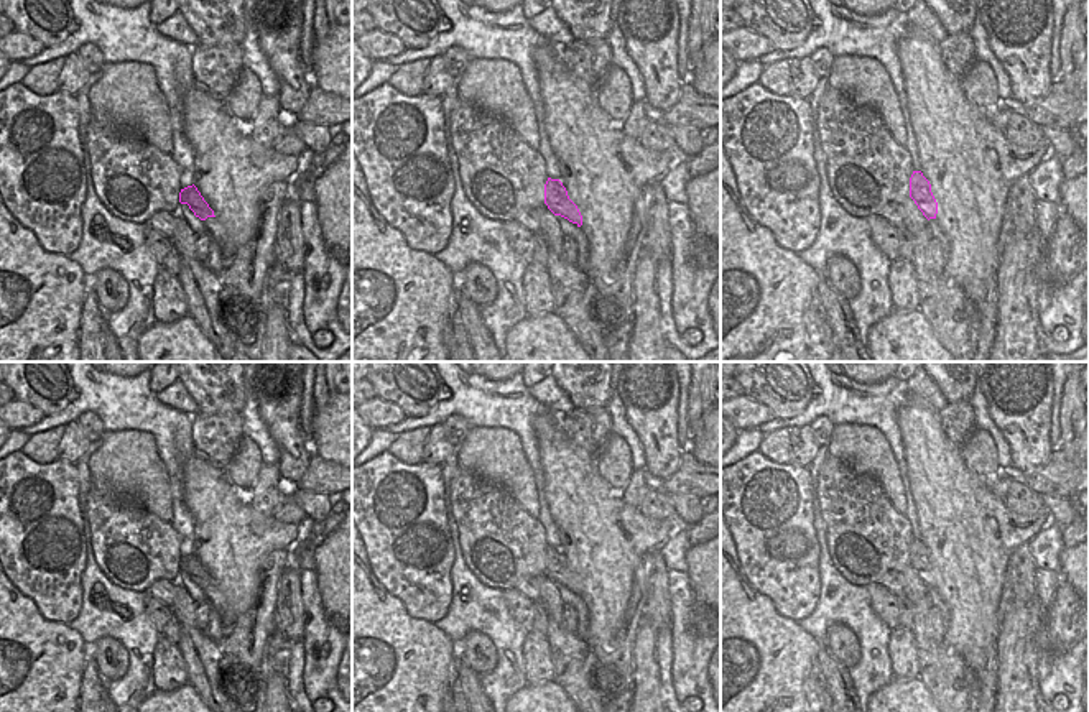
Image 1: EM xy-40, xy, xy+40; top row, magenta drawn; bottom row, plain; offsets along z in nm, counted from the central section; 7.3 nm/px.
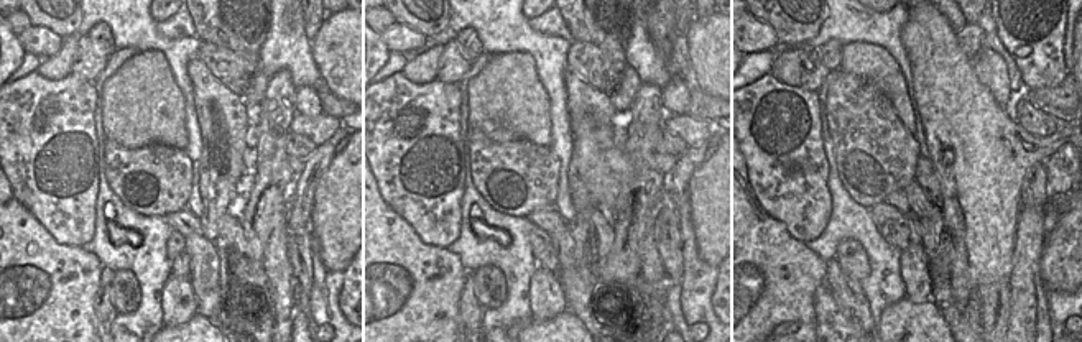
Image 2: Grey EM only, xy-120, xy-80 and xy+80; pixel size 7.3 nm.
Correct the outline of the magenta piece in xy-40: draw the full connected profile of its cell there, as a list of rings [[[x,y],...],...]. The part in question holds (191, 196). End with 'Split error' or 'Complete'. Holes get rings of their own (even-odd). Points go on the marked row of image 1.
[[[194,171],[184,173],[179,178],[179,183],[181,192],[176,214],[188,222],[196,235],[202,232],[209,235],[209,255],[206,265],[220,276],[229,265],[225,260],[225,230],[194,186]]]. Split error.

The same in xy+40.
[[[913,171],[910,178],[910,197],[915,201],[918,209],[928,219],[931,237],[941,242],[944,248],[944,260],[946,260],[949,255],[949,240],[934,220],[938,214],[938,202],[931,192],[929,181],[923,176],[921,171]]]. Split error.

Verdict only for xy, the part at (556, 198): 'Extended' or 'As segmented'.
Extended.

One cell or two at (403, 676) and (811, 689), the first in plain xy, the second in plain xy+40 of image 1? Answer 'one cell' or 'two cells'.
two cells

